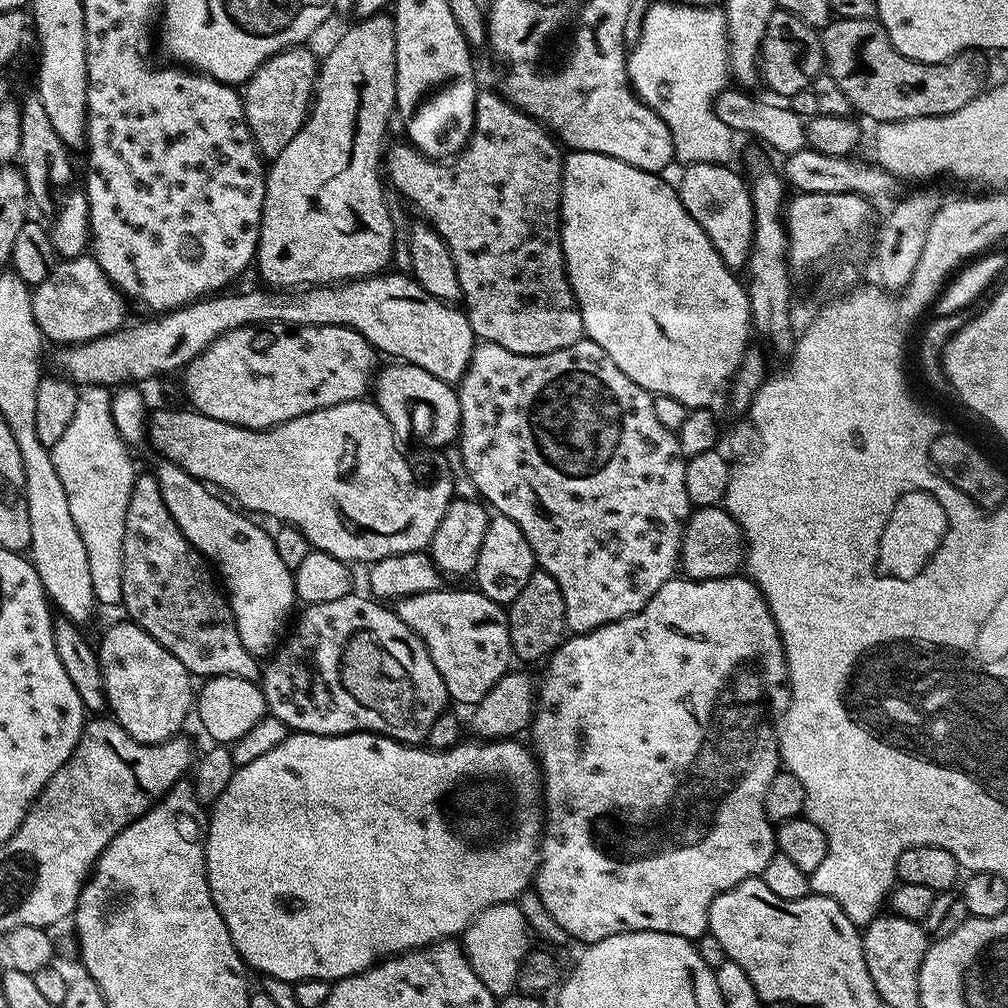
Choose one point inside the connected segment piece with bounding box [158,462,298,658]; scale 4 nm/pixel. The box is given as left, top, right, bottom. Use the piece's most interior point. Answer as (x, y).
(260, 588)

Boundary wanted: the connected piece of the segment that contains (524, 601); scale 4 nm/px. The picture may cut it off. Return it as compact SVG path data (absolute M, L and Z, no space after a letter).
M543 570L532 573L532 577L522 586L522 594L507 605L508 629L512 643L512 655L519 660L540 660L552 655L560 647L566 636L566 606L558 590L558 582Z

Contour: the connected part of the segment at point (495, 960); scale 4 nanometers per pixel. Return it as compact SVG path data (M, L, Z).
M509 902L484 908L462 933L462 947L472 969L478 978L482 978L482 986L497 998L503 998L515 989L522 962L530 956L528 947L532 944L532 936L528 933L528 920L518 905Z

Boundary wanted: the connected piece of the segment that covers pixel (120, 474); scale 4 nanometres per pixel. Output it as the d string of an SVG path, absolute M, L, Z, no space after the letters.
M102 384L81 387L74 416L50 451L54 470L58 470L58 478L62 478L66 490L66 502L70 502L74 526L78 526L82 546L86 546L90 586L94 586L94 594L101 605L116 606L122 598L122 538L126 506L130 502L130 490L138 468L132 465L129 445L120 436L112 417L112 397L113 393Z

